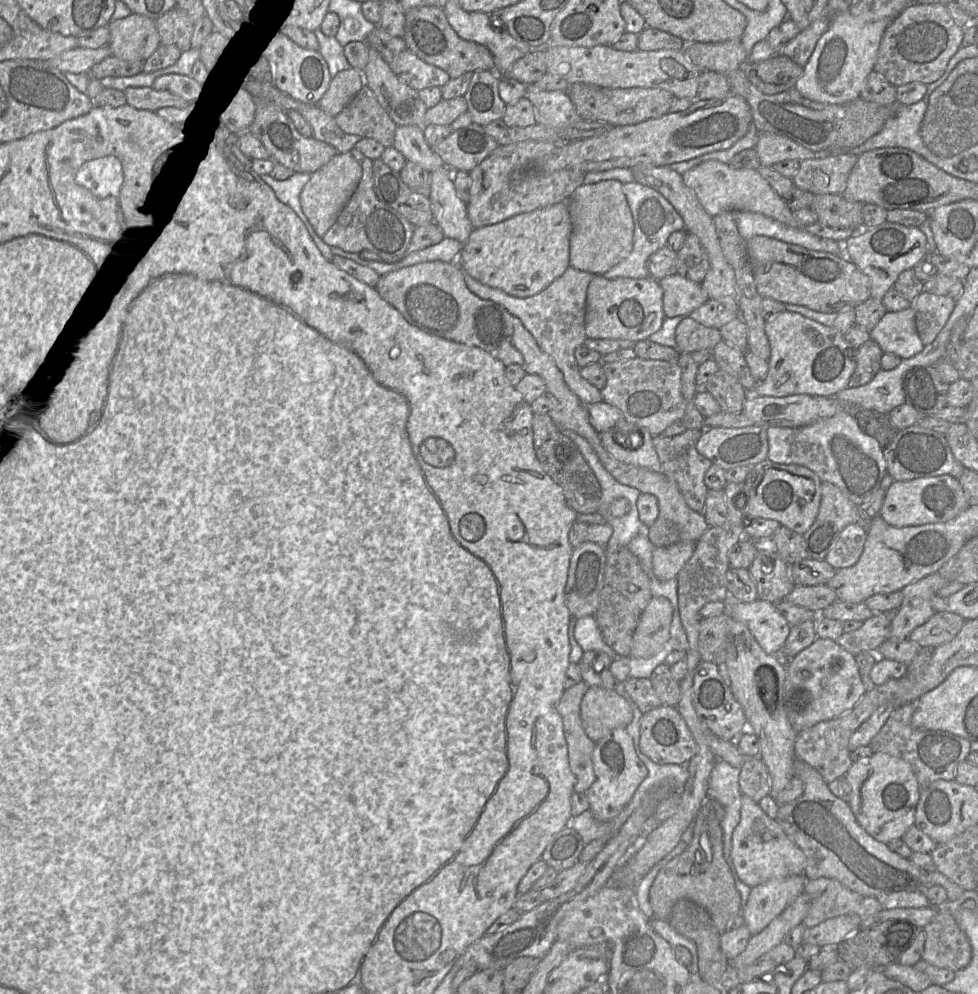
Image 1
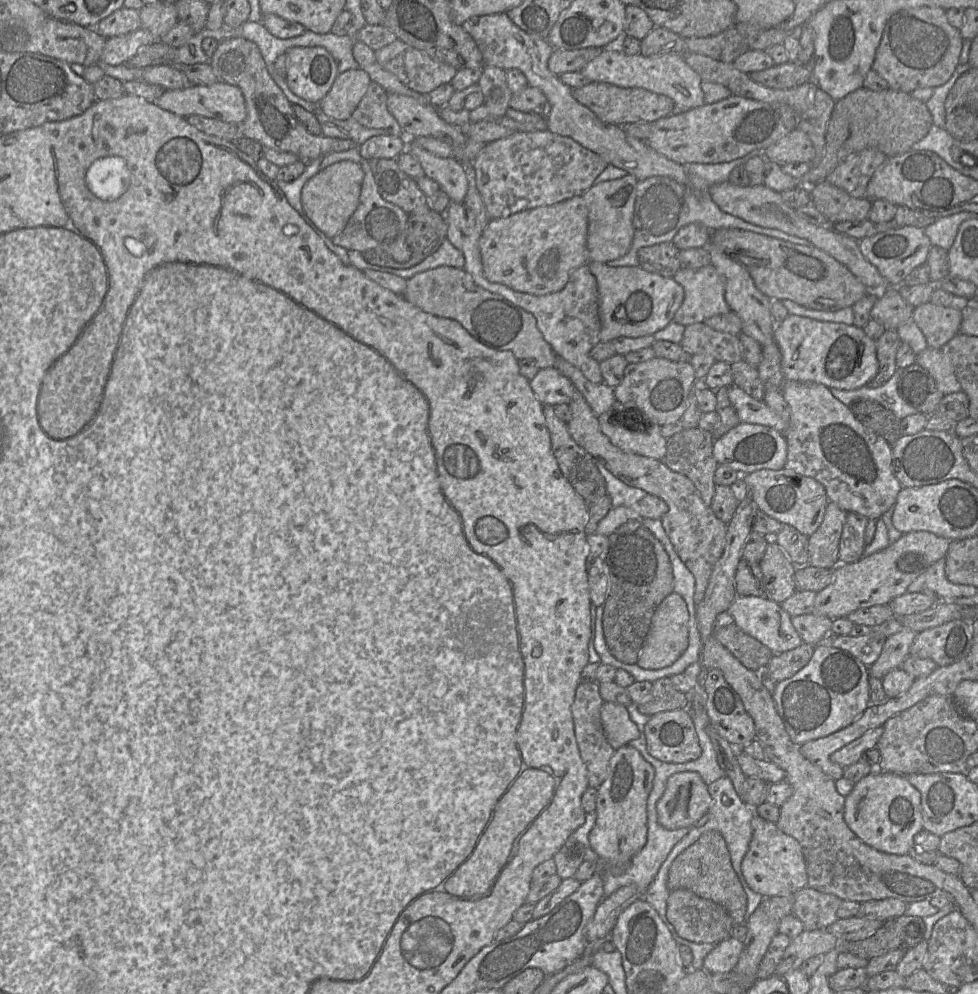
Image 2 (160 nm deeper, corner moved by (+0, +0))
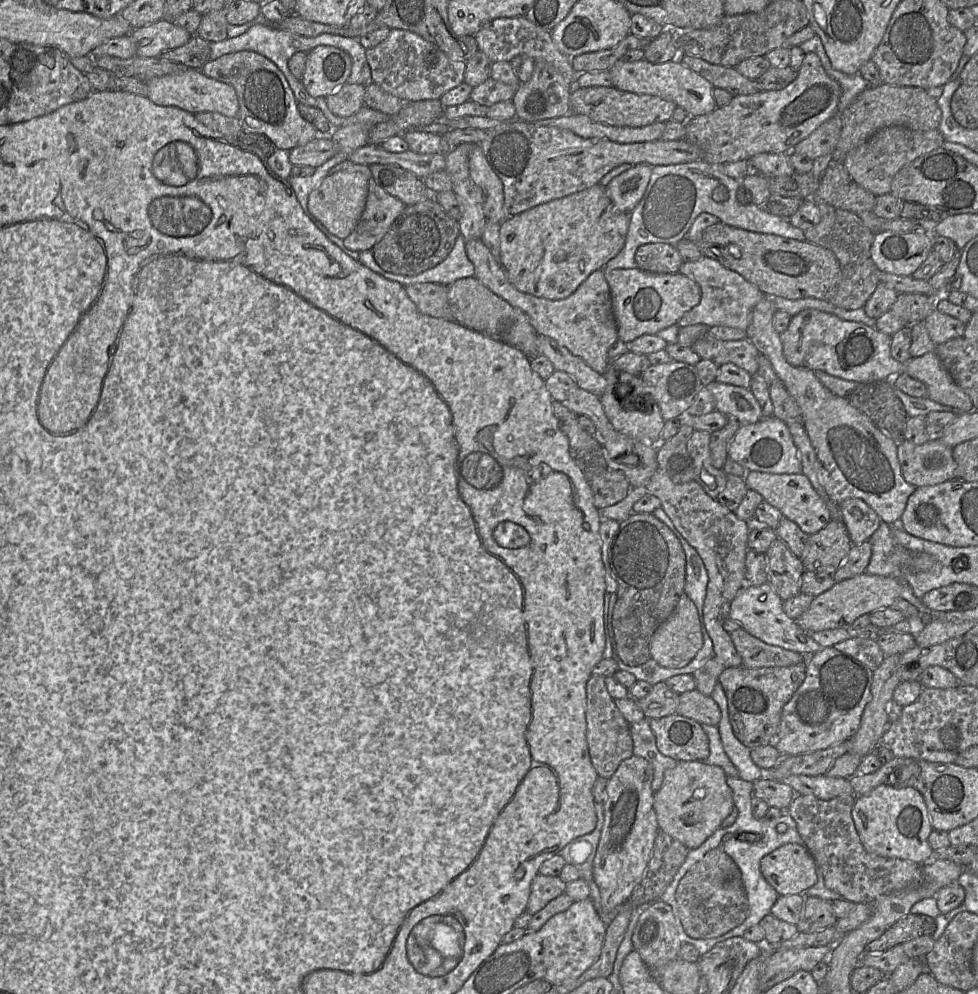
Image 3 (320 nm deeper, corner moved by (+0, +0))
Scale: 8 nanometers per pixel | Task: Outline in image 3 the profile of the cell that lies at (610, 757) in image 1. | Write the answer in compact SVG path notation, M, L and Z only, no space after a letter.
M631 756L621 762L606 786L604 824L594 857L593 876L600 892L600 911L613 911L625 903L635 887L640 883L650 860L656 836L659 832L654 810L654 792L652 791L653 767L642 757Z

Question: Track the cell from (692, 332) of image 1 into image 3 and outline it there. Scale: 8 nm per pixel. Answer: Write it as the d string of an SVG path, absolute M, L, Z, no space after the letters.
M708 332L699 338L691 348L701 359L713 361L719 366L733 363L751 375L757 373L760 353L746 338L734 341L720 340Z

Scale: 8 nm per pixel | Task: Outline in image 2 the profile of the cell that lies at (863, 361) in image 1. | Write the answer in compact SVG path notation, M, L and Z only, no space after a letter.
M894 329L886 330L876 341L876 355L879 370L876 376L866 385L876 388L885 384L897 370L896 353L901 340Z

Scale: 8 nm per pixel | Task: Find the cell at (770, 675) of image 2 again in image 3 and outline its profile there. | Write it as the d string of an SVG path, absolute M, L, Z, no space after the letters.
M806 663L787 667L746 668L728 667L720 675L721 684L727 697L729 720L737 739L750 749L774 744L780 723L782 710L796 690L802 685L806 677Z

